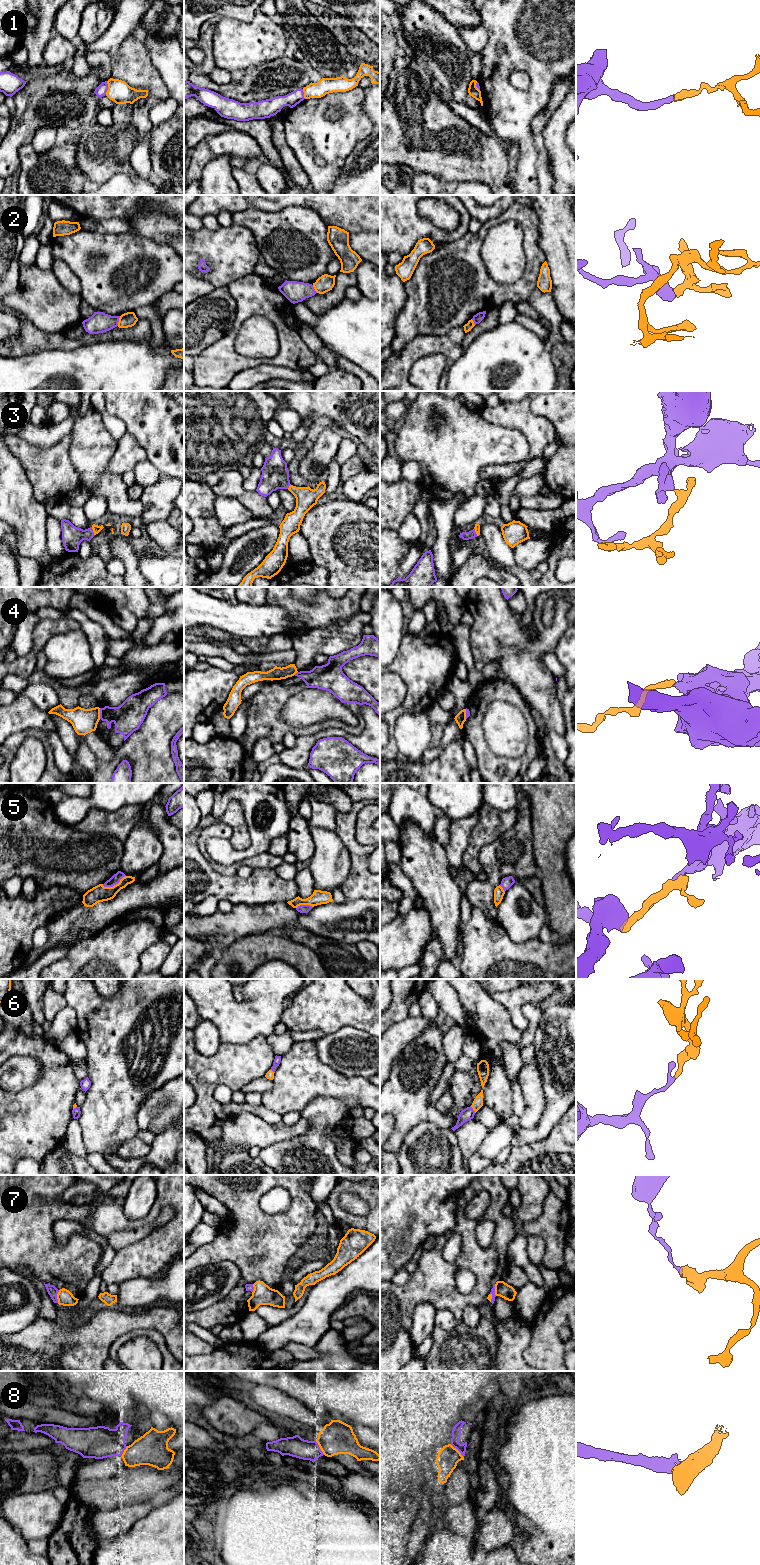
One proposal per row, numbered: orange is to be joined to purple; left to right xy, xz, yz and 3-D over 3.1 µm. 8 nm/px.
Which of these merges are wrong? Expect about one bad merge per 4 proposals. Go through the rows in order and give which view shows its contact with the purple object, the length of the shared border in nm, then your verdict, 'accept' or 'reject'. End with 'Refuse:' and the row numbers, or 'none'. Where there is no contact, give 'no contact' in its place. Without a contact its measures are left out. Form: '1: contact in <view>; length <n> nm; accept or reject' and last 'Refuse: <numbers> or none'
1: contact in xy; length 110 nm; reject
2: contact in xy; length 80 nm; reject
3: contact in xy; length 70 nm; accept
4: contact in xy; length 90 nm; reject
5: contact in xy; length 200 nm; accept
6: contact in yz; length 70 nm; accept
7: contact in xy; length 110 nm; reject
8: contact in yz; length 160 nm; reject
Refuse: 1, 2, 4, 7, 8

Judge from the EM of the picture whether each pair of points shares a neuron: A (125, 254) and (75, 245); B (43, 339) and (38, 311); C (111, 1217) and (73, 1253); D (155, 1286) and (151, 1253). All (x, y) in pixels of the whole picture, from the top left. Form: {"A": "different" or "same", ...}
{"A": "same", "B": "different", "C": "different", "D": "different"}

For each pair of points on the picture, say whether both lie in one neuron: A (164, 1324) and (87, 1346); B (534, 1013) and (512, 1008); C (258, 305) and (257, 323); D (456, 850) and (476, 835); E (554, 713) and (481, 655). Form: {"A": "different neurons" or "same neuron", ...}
{"A": "same neuron", "B": "different neurons", "C": "different neurons", "D": "different neurons", "E": "same neuron"}

